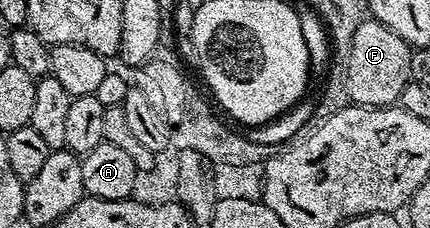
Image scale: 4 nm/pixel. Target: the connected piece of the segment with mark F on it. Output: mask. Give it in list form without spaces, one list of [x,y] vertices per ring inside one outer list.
[[[373,18],[363,19],[356,28],[349,57],[344,62],[346,72],[342,83],[347,99],[356,106],[391,107],[402,96],[404,86],[411,81],[412,49],[406,40]]]

